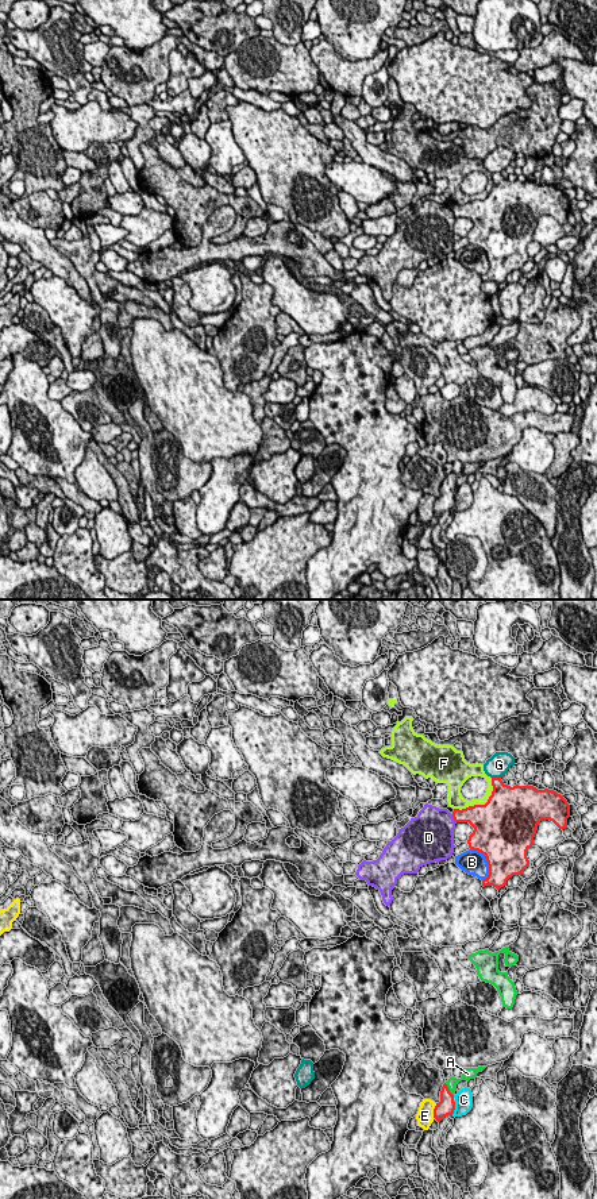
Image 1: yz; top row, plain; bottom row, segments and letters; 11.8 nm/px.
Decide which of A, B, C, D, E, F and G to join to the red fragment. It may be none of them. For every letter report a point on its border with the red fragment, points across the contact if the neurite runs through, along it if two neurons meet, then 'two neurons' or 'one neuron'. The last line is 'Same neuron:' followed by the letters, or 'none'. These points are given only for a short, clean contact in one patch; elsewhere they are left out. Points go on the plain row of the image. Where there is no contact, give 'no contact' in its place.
A: contact yz (449, 485); way yz (446, 501), (449, 485), (451, 478); one neuron
B: contact yz (486, 255); two neurons
C: contact yz (454, 502); border yz (455, 497), (453, 508); two neurons
D: contact yz (453, 212); two neurons
E: contact yz (434, 507); two neurons
F: contact yz (481, 200); two neurons
G: contact yz (496, 173); two neurons
Same neuron: A

